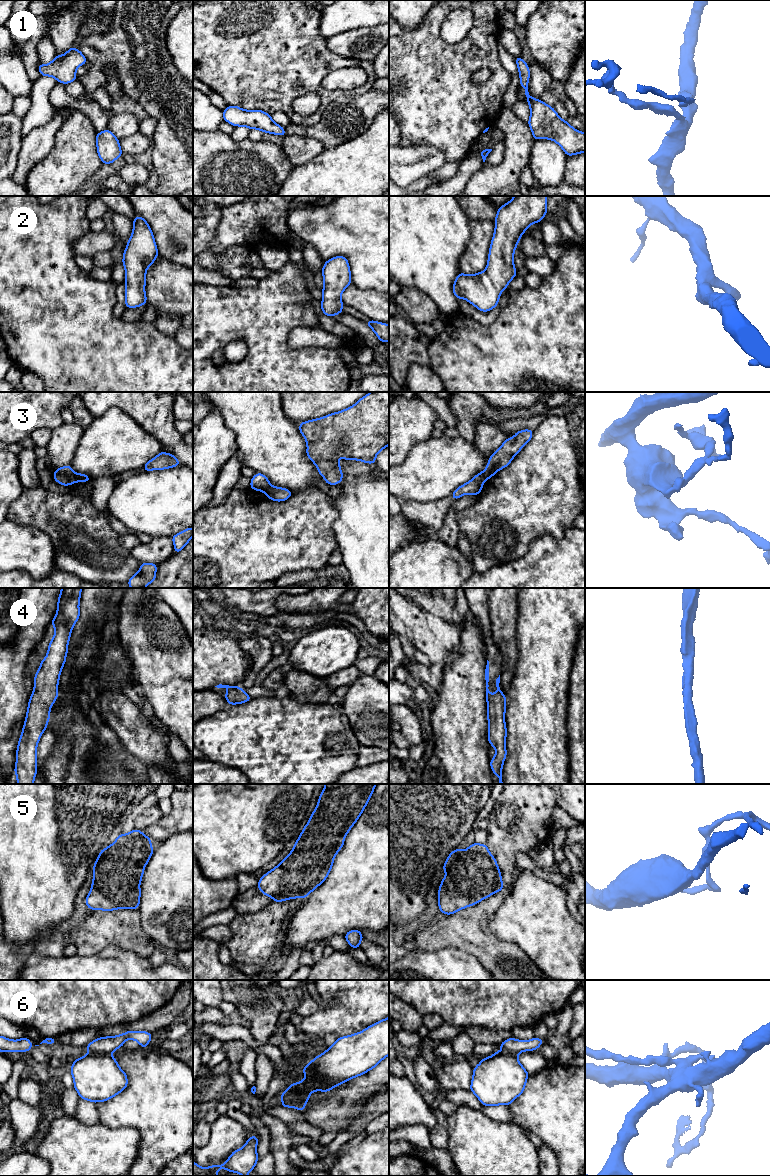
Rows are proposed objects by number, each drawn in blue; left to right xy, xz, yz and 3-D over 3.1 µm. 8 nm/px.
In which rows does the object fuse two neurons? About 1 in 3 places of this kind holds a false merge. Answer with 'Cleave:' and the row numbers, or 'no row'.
Cleave: 3, 6

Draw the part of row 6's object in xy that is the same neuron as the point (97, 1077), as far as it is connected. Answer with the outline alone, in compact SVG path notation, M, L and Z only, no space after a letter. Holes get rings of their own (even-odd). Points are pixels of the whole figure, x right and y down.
M87 1054L76 1059L70 1070L73 1087L81 1099L96 1102L104 1102L126 1089L128 1085L127 1074L119 1067L115 1057L108 1054Z

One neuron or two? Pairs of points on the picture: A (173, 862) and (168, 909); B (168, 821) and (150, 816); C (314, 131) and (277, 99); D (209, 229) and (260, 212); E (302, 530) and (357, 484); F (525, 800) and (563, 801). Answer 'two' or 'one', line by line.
A: one
B: two
C: two
D: two
E: two
F: two

